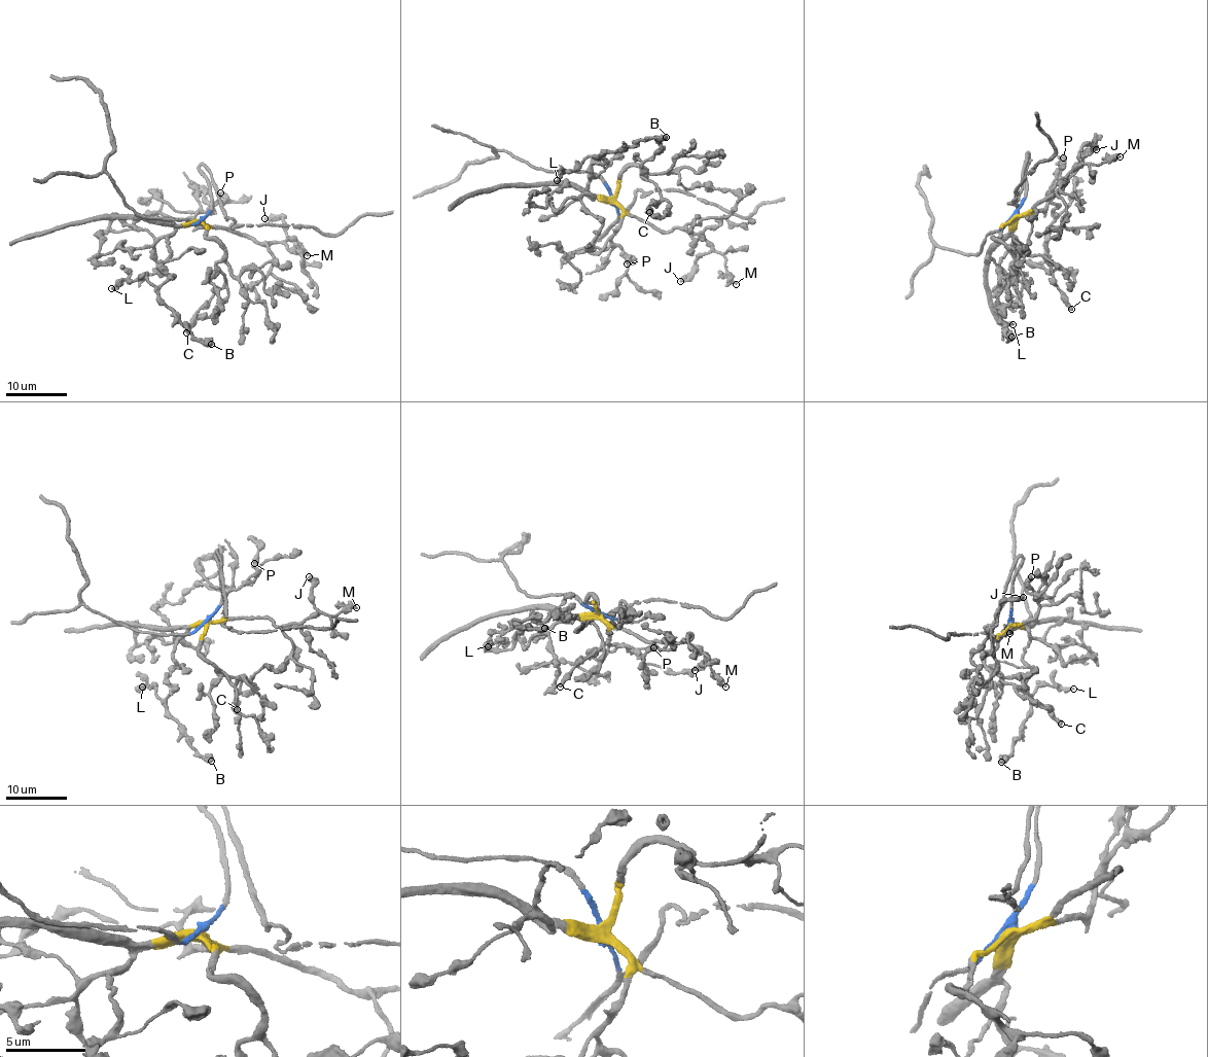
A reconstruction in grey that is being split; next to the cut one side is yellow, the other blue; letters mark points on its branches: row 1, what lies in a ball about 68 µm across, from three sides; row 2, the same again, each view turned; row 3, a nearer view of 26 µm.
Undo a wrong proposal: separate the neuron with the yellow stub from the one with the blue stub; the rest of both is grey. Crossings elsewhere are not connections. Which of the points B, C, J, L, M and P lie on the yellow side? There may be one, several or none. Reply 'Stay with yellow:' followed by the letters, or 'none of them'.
Stay with yellow: B, C, J, L, M, P

